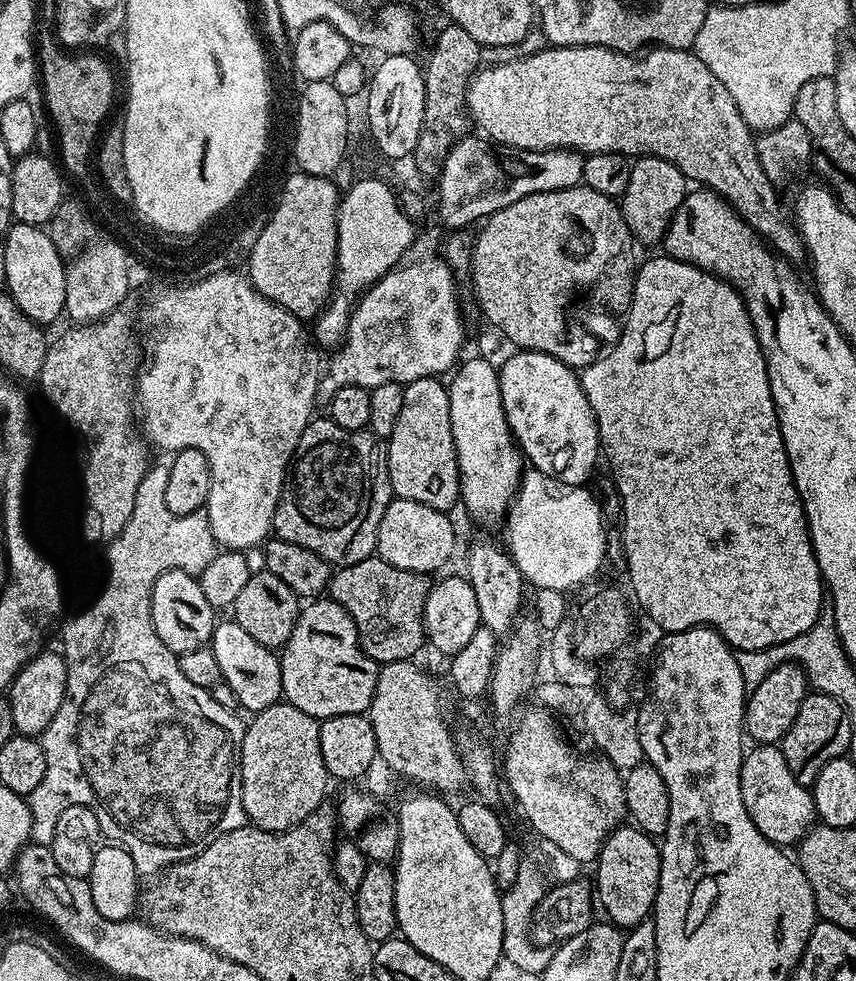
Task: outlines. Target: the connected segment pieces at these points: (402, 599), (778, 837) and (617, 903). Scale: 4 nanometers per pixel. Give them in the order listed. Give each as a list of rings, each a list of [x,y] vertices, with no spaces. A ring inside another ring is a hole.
[[[373,554],[362,562],[336,568],[326,592],[331,600],[344,607],[346,614],[350,614],[363,652],[381,665],[412,660],[415,652],[425,647],[424,607],[429,587],[430,580],[425,573],[390,566],[390,562]]]
[[[756,744],[744,752],[740,771],[742,802],[746,802],[746,814],[758,826],[758,830],[771,844],[799,845],[800,840],[813,827],[817,819],[816,804],[811,791],[790,774],[783,750],[774,744]]]
[[[617,826],[606,838],[594,861],[594,892],[609,921],[629,930],[653,915],[660,881],[660,850],[657,841],[635,826]]]

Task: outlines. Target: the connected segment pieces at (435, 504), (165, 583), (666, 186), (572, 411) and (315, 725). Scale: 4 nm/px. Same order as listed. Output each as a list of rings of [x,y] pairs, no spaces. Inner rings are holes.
[[[427,376],[404,385],[402,411],[386,440],[386,459],[393,497],[422,502],[422,506],[447,513],[460,504],[460,471],[450,430],[450,398],[443,379]]]
[[[170,570],[154,582],[150,614],[158,638],[162,638],[165,646],[177,654],[205,647],[218,623],[217,609],[206,600],[199,579],[182,570]]]
[[[642,156],[632,160],[630,182],[626,190],[618,197],[620,213],[626,226],[632,232],[633,241],[659,245],[668,233],[670,222],[689,191],[689,181],[670,162],[657,156]]]
[[[513,351],[513,356],[503,365],[499,365],[500,393],[506,422],[512,431],[523,459],[528,460],[533,469],[550,475],[564,484],[584,486],[589,482],[592,471],[596,468],[596,459],[602,456],[600,431],[594,418],[594,410],[590,410],[590,402],[580,385],[580,377],[573,369],[565,366],[557,356],[541,352]]]
[[[281,702],[270,706],[266,710],[255,713],[251,717],[252,725],[249,723],[244,729],[244,740],[240,744],[240,762],[238,765],[238,775],[240,777],[240,789],[242,790],[242,806],[247,823],[254,828],[261,828],[263,832],[285,832],[290,830],[296,824],[302,823],[307,816],[314,814],[325,803],[324,795],[328,792],[330,777],[326,770],[326,762],[322,762],[322,746],[320,745],[320,721],[315,716],[306,714],[298,710],[294,705],[287,702]]]

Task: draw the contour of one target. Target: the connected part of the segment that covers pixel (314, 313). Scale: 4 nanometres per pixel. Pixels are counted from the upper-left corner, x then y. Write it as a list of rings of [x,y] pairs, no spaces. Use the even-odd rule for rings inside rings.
[[[297,176],[288,184],[281,212],[277,212],[276,219],[269,224],[268,231],[260,238],[260,243],[255,245],[256,252],[251,255],[246,267],[246,275],[258,294],[282,306],[290,314],[305,322],[315,321],[319,316],[320,309],[328,303],[336,283],[336,243],[338,242],[336,215],[339,209],[339,199],[332,195],[332,188],[329,188],[323,180]]]

